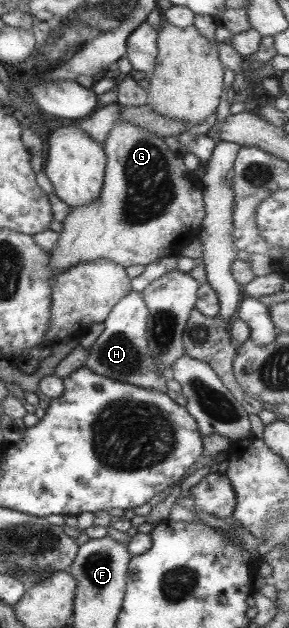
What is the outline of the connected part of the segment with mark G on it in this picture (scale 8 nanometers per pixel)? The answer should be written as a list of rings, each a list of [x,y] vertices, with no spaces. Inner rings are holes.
[[[119,121],[111,127],[109,135],[103,143],[105,155],[105,172],[103,184],[97,199],[79,207],[73,207],[62,220],[57,245],[49,251],[52,271],[50,287],[56,274],[72,268],[74,265],[92,262],[93,260],[109,260],[119,264],[123,269],[129,266],[146,266],[163,257],[174,257],[181,248],[198,240],[205,216],[201,186],[196,177],[185,169],[182,156],[165,145],[163,138],[135,127],[131,123]]]

